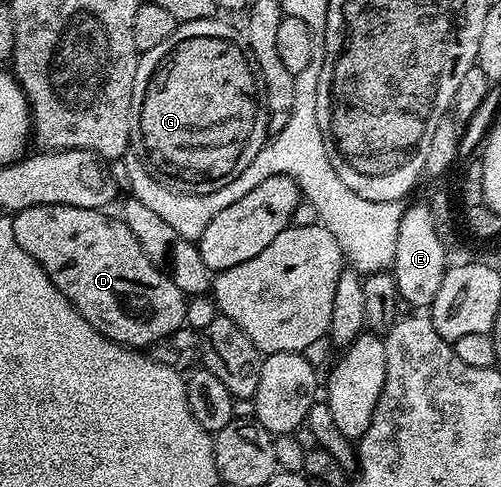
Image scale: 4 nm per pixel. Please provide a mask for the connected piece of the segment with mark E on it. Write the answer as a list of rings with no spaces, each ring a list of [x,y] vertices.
[[[426,202],[406,206],[399,225],[391,272],[396,279],[398,298],[423,309],[432,306],[435,295],[449,266],[447,247],[441,241],[434,223],[431,206]]]

